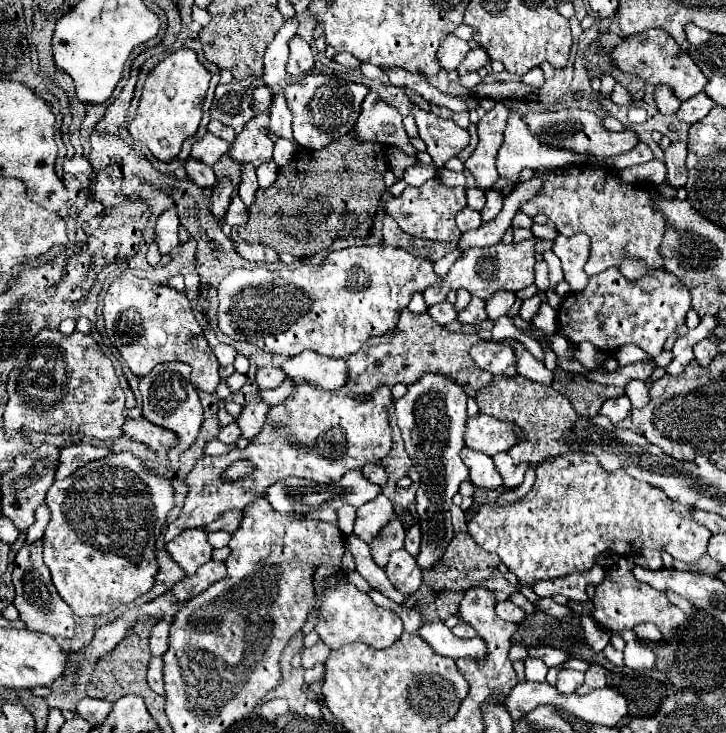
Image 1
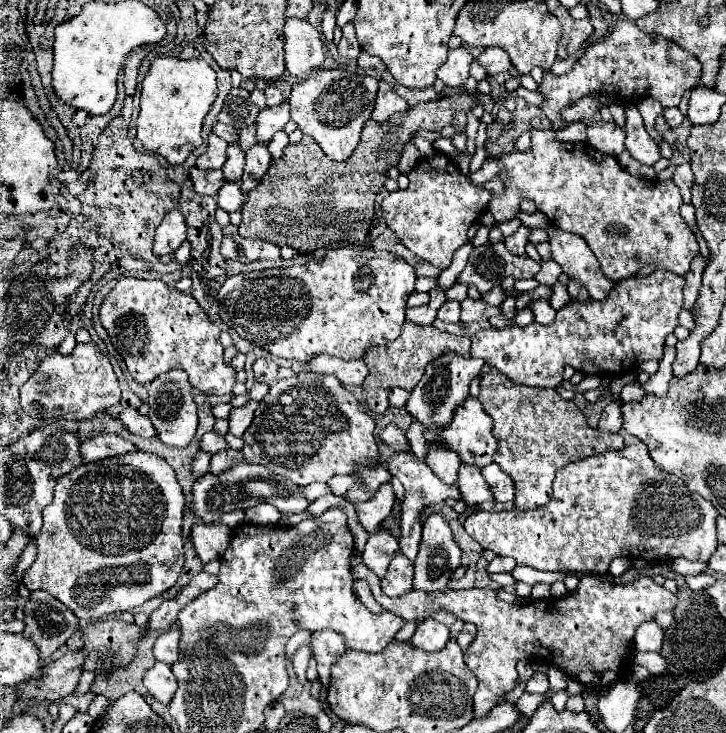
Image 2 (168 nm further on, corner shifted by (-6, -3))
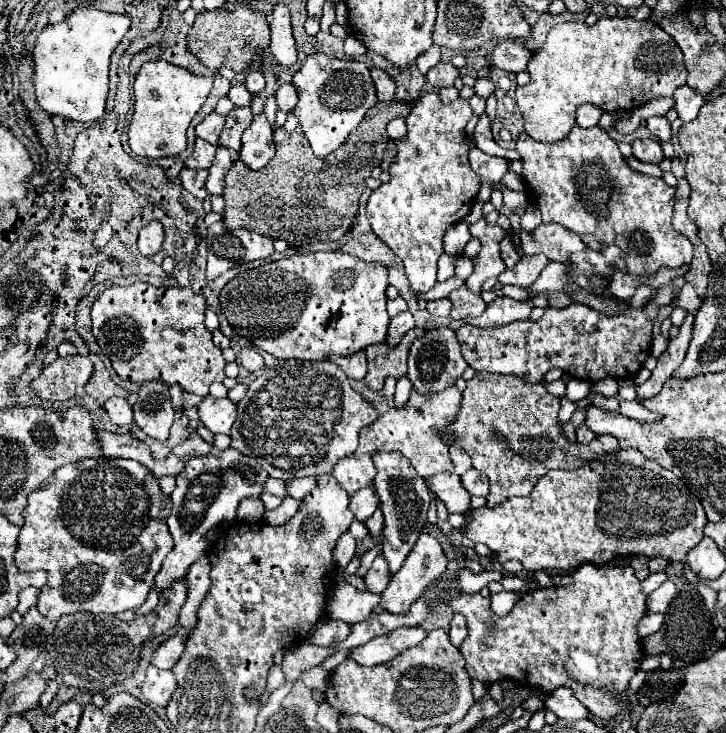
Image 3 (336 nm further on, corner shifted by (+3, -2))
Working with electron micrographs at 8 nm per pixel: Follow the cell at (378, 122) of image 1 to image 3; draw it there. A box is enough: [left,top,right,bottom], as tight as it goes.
[371,69,395,101]

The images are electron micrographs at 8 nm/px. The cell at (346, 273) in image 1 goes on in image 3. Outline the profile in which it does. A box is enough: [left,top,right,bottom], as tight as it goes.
[219,251,389,361]

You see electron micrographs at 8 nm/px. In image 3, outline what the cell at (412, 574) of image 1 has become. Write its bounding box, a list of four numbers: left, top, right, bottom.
[365,555,391,593]

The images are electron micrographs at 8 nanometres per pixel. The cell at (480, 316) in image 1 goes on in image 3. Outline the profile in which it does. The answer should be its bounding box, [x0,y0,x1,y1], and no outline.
[449,285,487,319]

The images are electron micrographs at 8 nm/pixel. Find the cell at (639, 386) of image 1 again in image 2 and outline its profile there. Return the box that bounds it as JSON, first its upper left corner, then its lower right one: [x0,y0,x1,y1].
[620,382,644,402]

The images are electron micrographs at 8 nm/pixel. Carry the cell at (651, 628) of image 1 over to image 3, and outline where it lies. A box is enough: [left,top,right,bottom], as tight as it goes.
[647,581,675,613]

